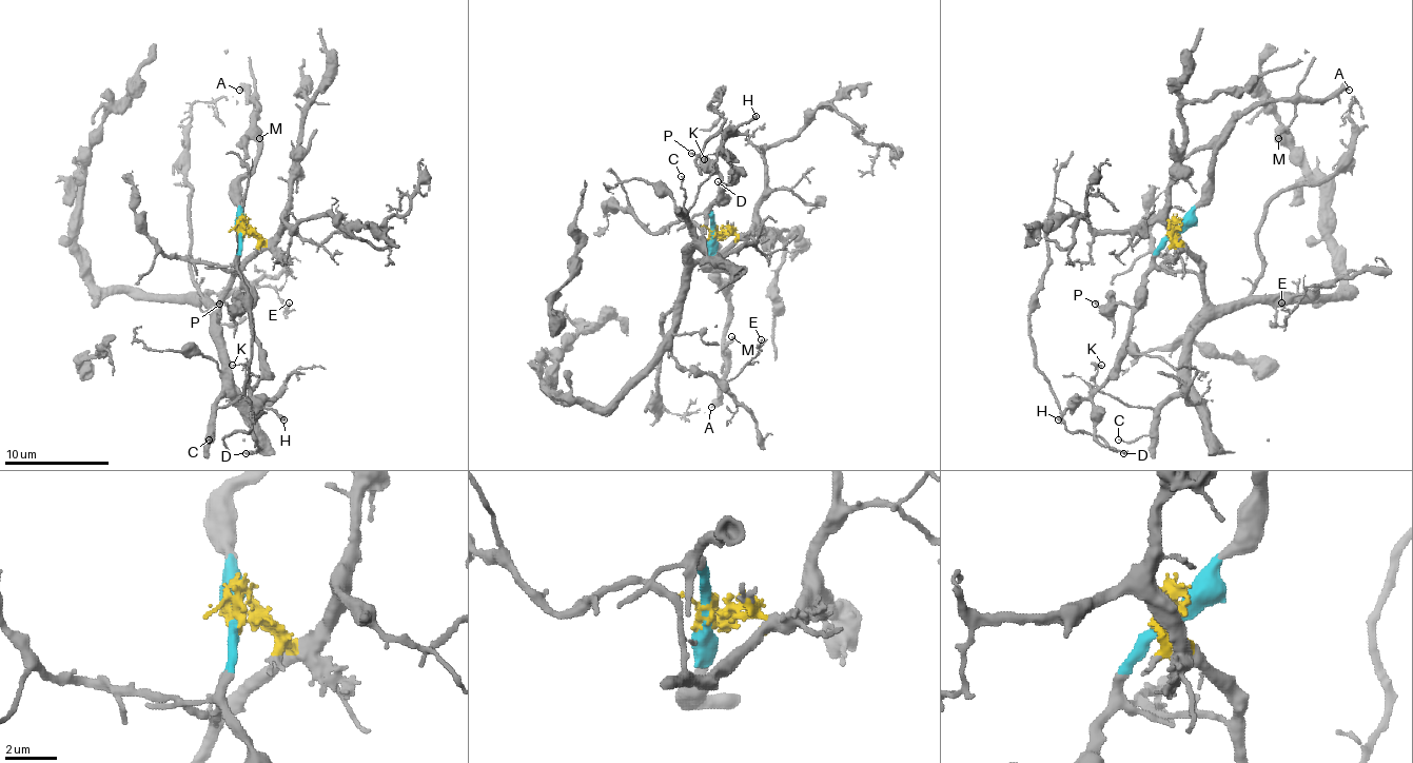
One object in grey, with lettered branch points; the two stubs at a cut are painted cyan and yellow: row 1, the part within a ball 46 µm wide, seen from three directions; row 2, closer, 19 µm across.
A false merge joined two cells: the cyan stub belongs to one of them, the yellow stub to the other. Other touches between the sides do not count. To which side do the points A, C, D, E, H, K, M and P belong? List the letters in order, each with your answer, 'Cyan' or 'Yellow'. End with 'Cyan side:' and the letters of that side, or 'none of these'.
A: Cyan
C: Yellow
D: Cyan
E: Yellow
H: Cyan
K: Cyan
M: Cyan
P: Cyan
Cyan side: A, D, H, K, M, P

